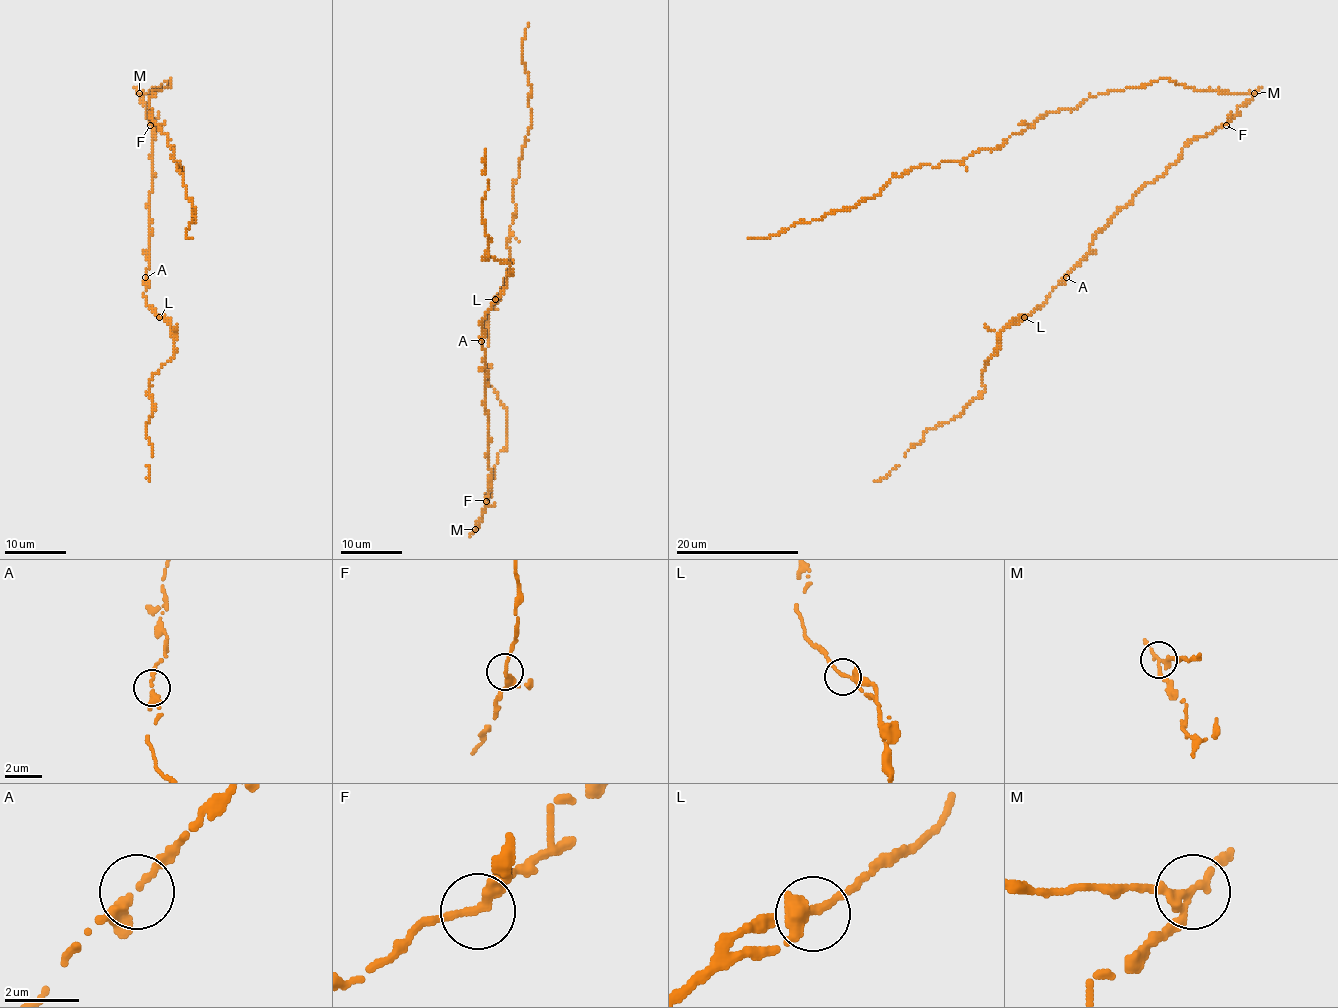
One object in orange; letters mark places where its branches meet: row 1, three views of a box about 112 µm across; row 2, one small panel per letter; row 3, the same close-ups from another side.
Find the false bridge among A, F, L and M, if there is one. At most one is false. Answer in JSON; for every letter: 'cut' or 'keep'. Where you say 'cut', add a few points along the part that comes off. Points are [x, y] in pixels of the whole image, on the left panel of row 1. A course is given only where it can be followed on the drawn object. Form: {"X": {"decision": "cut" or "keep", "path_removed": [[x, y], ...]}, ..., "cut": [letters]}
{"A": {"decision": "keep"}, "F": {"decision": "keep"}, "L": {"decision": "keep"}, "M": {"decision": "cut", "path_removed": [[139, 93], [171, 79], [148, 97], [150, 113], [184, 176], [194, 210], [185, 236], [193, 239]]}, "cut": ["M"]}

